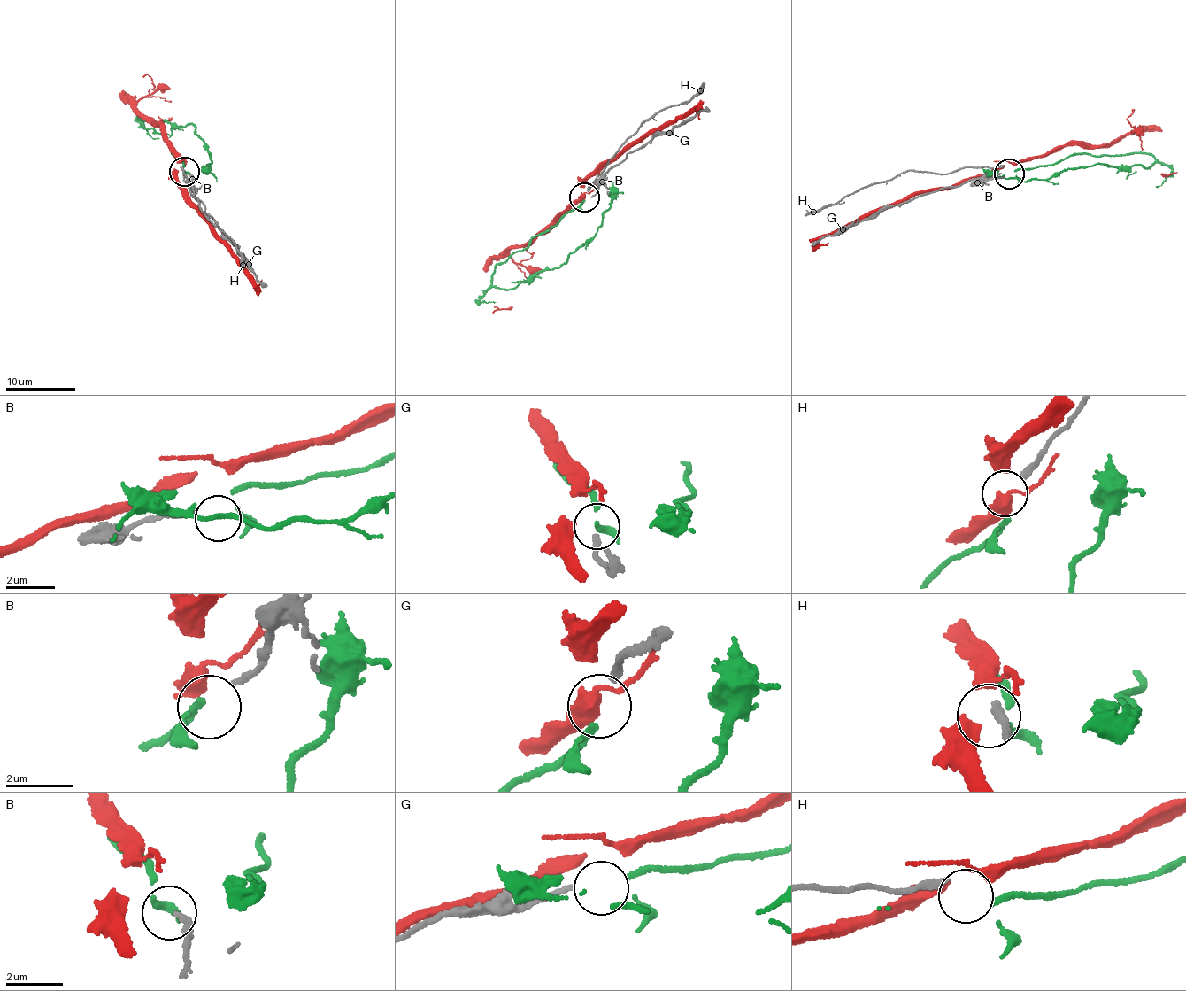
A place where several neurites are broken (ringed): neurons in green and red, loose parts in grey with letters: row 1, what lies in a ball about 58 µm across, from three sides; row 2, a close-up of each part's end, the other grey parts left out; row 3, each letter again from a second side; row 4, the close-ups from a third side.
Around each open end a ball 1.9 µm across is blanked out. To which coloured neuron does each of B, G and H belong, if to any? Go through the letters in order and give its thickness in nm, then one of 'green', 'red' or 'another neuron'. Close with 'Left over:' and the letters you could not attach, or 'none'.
B: 160 nm | another neuron
G: 180 nm | green
H: 280 nm | another neuron
Left over: B, H

